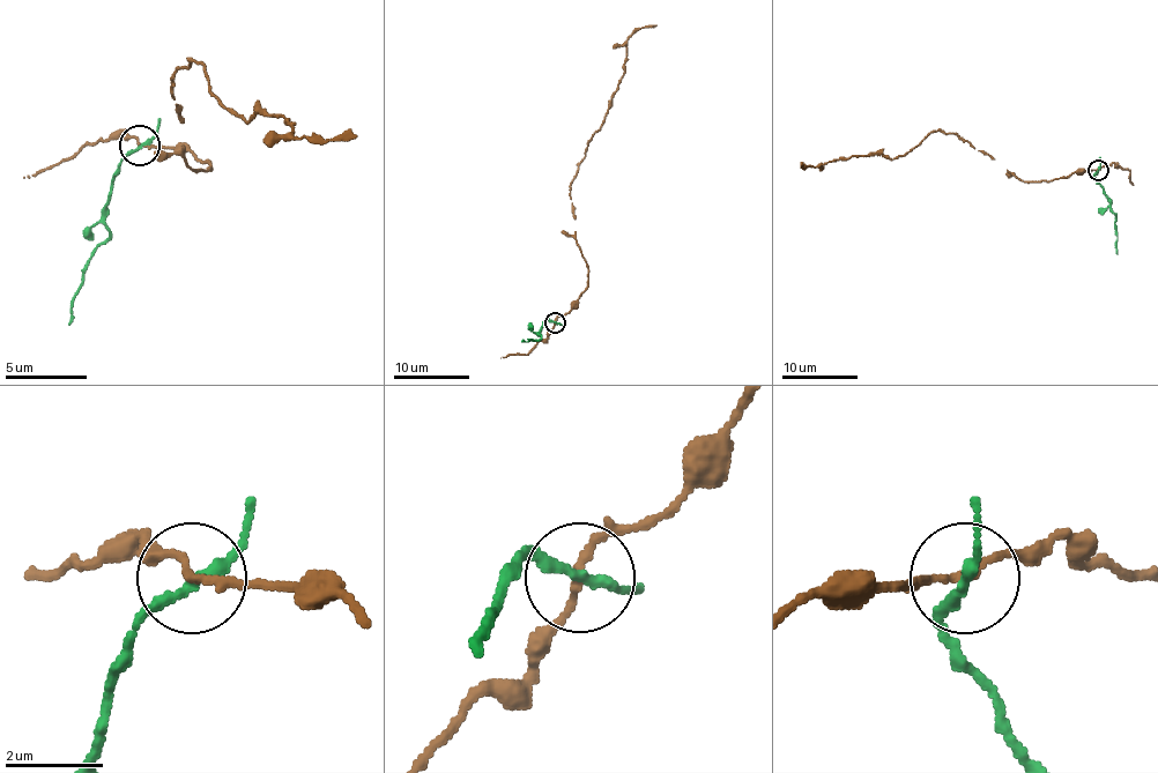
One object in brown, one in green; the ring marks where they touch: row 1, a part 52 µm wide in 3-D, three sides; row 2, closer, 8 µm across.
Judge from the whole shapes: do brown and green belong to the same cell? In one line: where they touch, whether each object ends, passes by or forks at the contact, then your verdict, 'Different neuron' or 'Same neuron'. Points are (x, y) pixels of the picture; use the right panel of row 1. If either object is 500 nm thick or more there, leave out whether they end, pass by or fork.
Place: (1098, 170). At the ring brown passes by. At the ring green passes by. Same neuron

